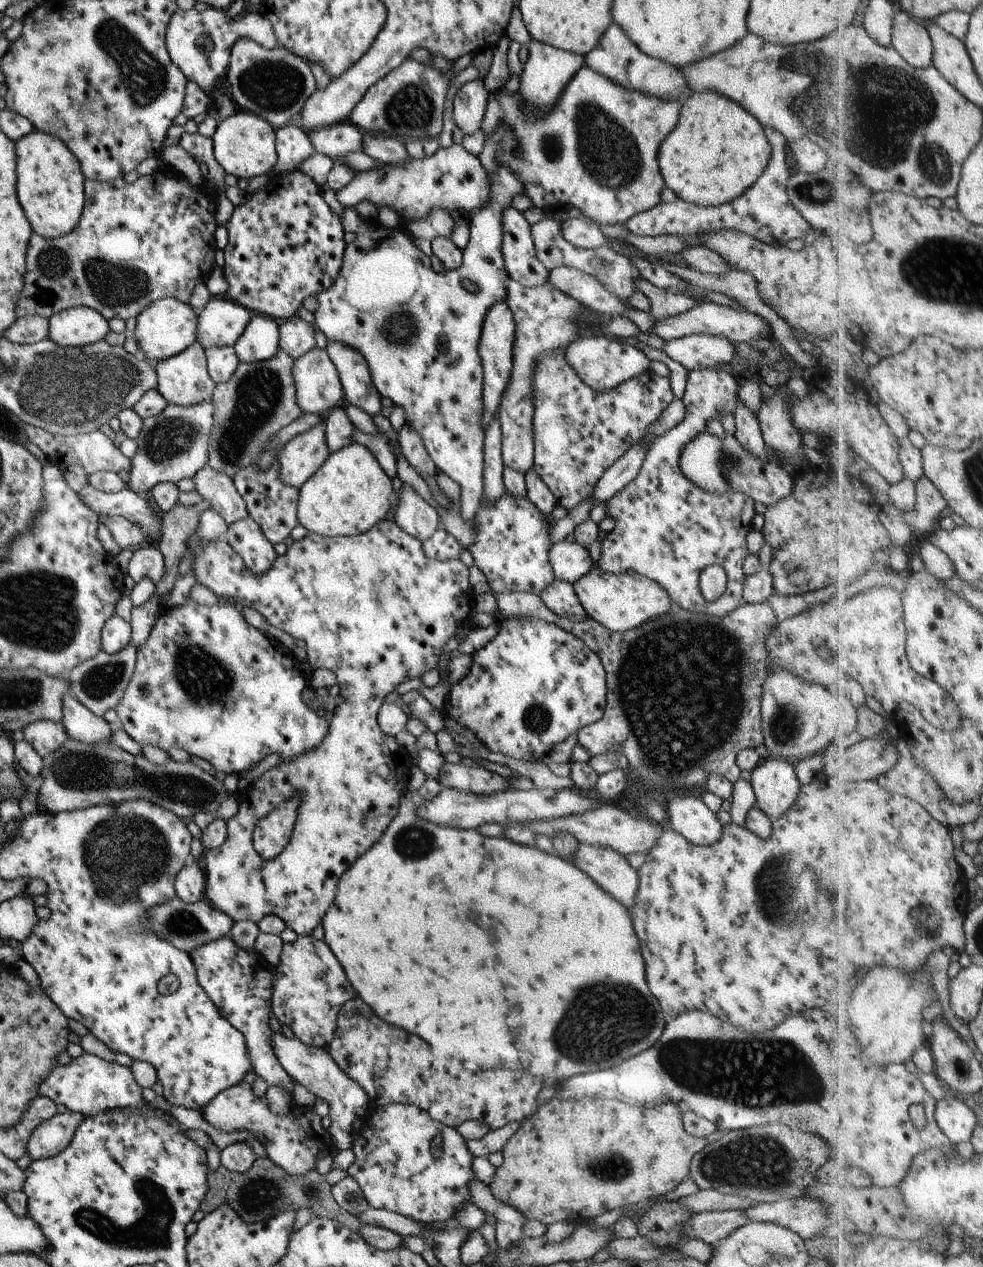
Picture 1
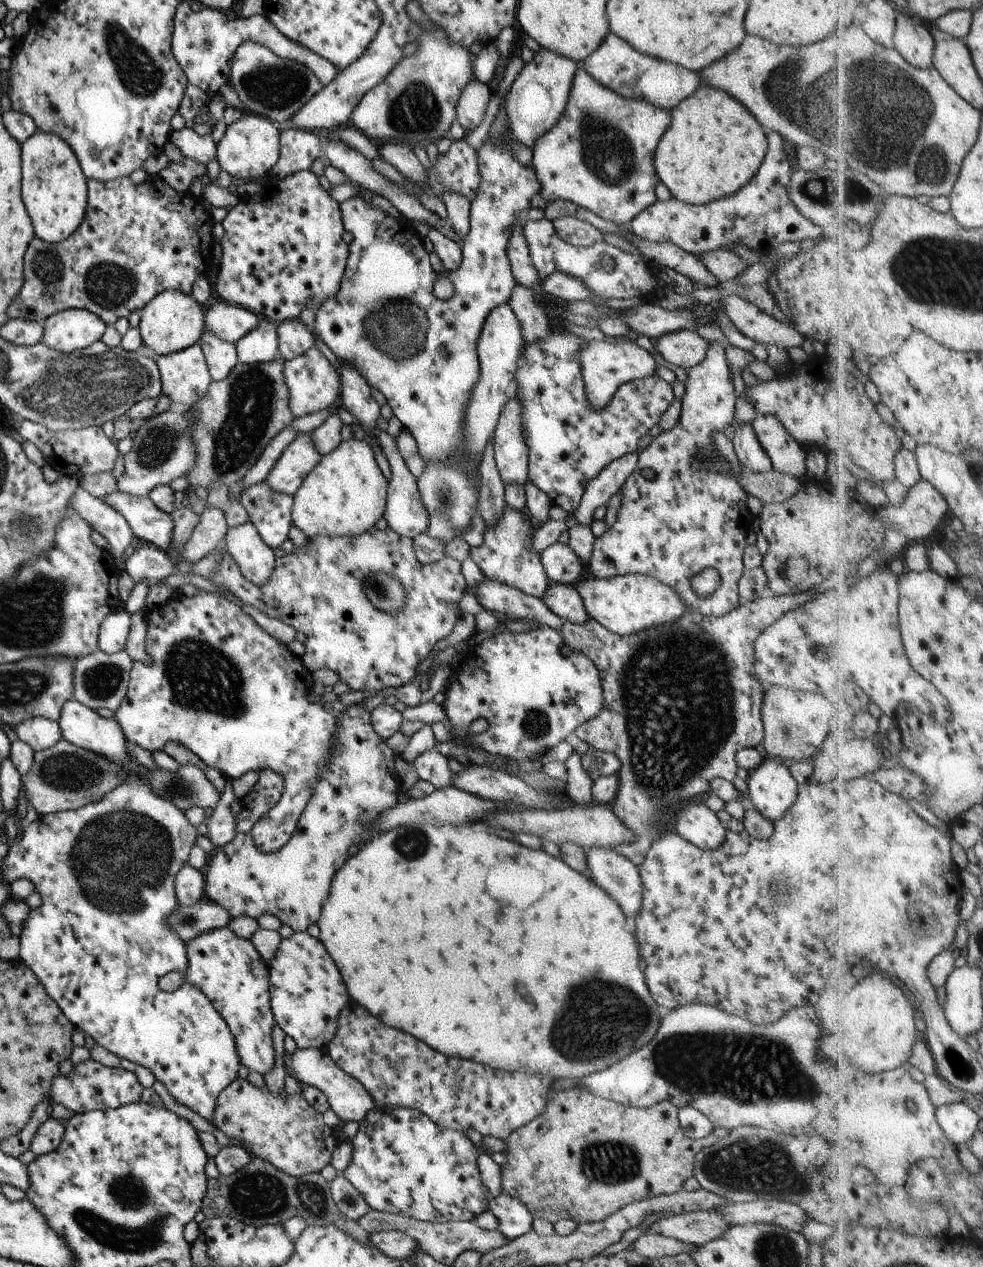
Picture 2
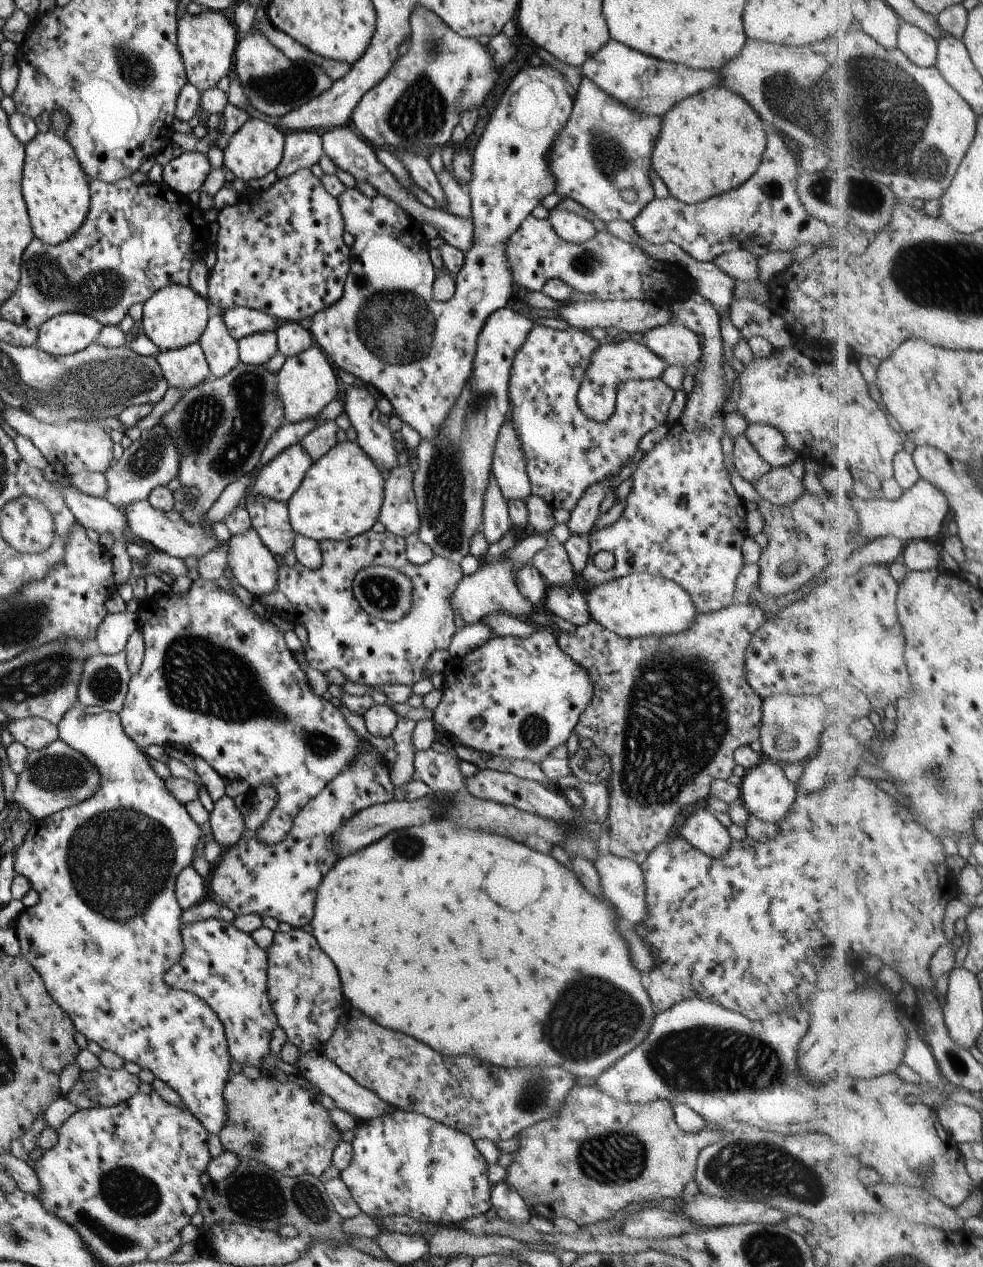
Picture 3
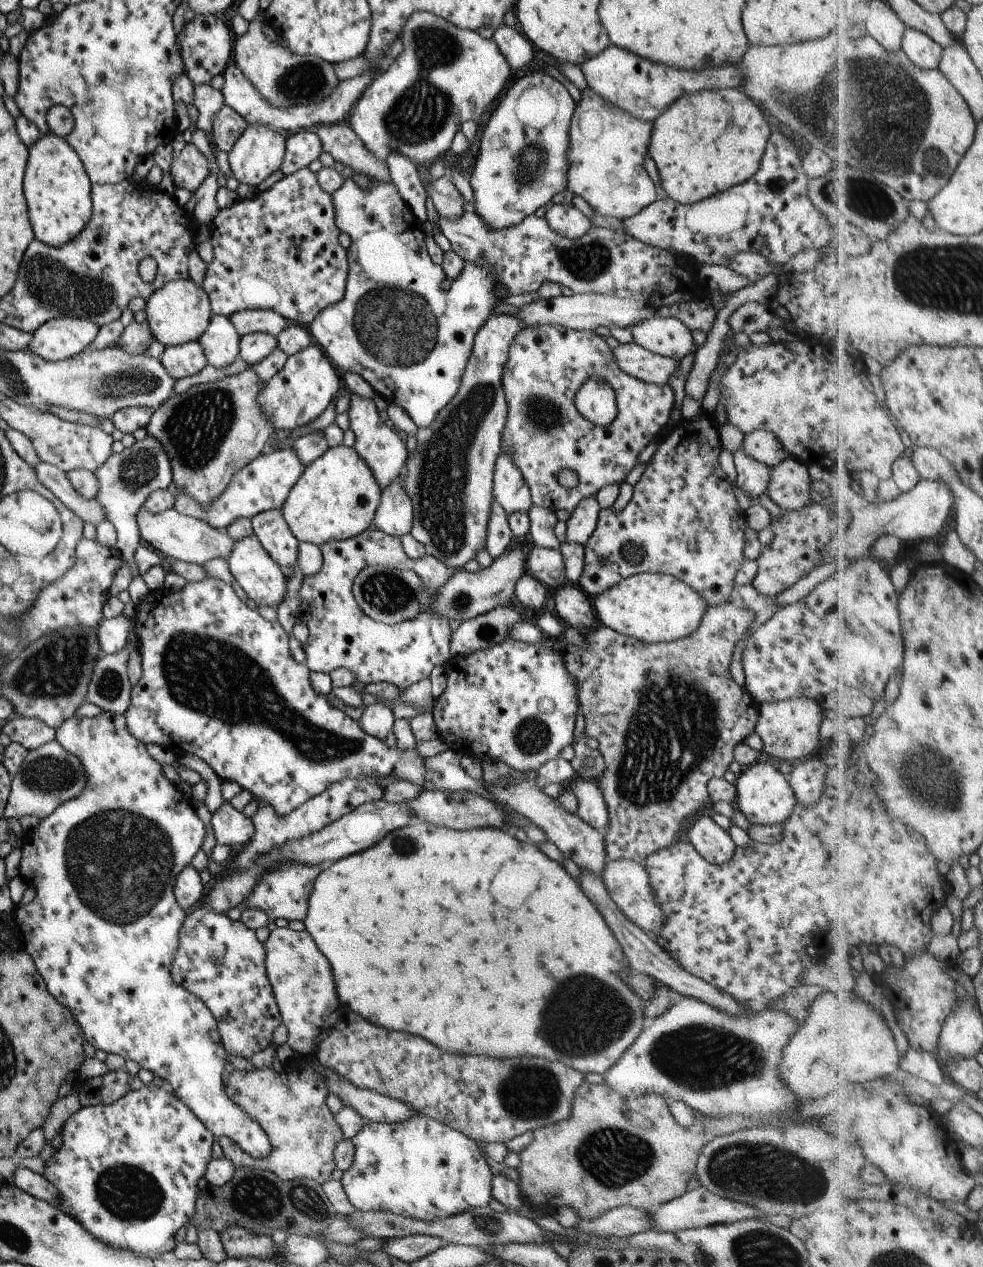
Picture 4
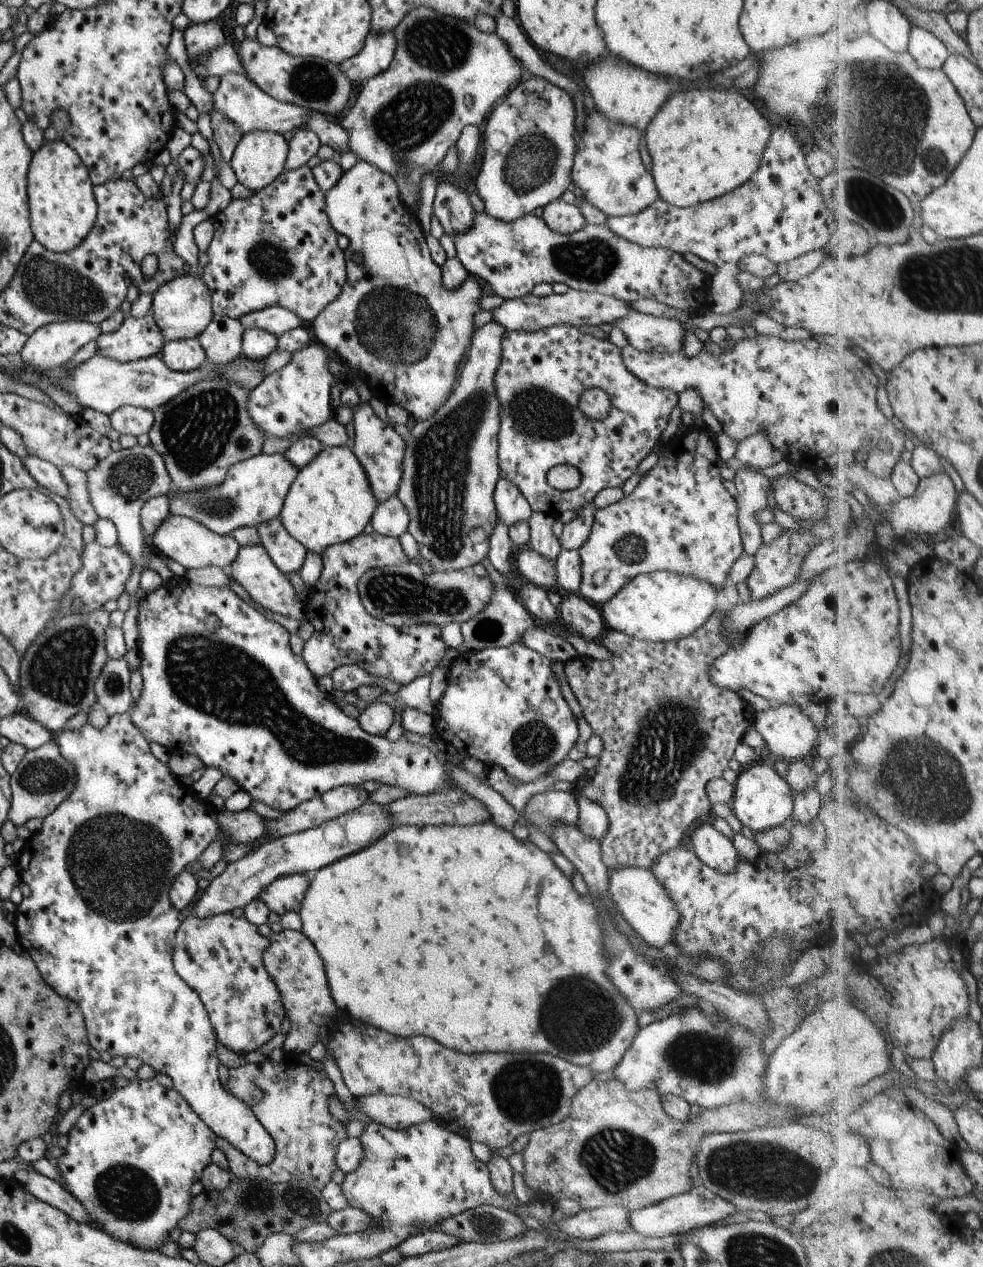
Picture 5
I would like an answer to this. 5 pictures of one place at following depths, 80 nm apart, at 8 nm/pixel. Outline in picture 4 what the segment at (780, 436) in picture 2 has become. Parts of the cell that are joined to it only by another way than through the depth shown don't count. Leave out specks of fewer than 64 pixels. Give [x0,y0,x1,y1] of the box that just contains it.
[741,430,790,469]

